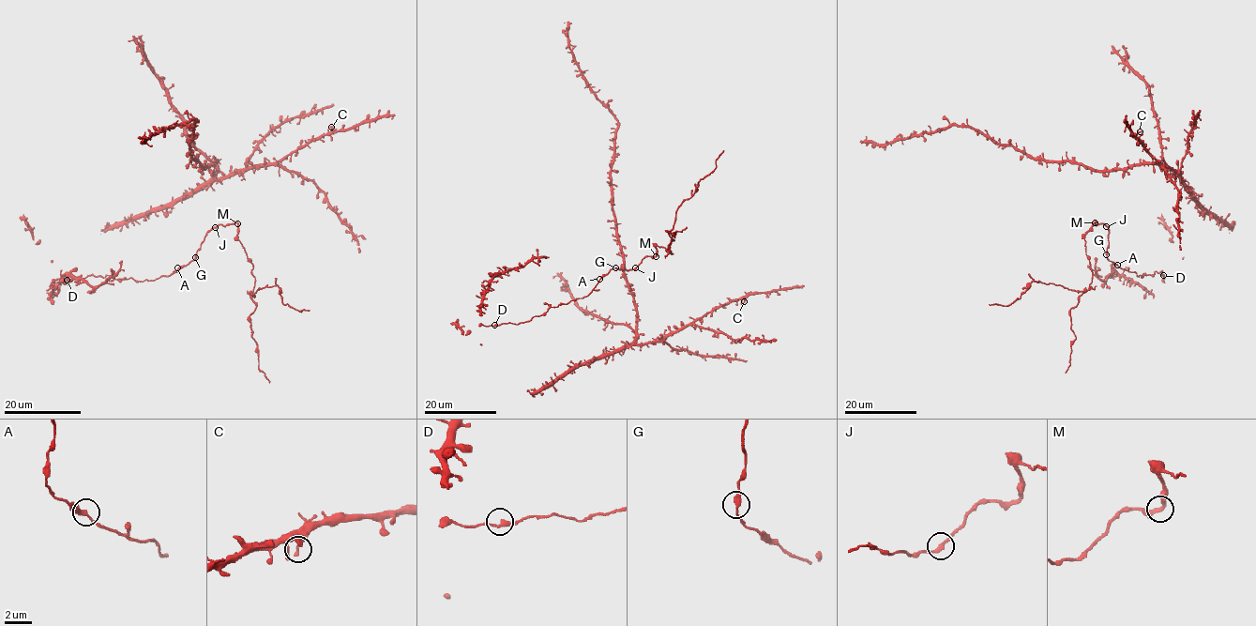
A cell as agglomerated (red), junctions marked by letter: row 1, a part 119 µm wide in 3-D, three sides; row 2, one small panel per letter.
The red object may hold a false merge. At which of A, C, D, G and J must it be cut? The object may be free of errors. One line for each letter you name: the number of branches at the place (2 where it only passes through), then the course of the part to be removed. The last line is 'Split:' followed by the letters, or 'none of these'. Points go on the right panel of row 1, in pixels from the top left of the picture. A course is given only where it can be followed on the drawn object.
J: branches 2; course (1106, 226), (1095, 221), (1084, 236), (1092, 273), (1087, 290), (1033, 281), (1008, 305), (989, 304)
Split: J

